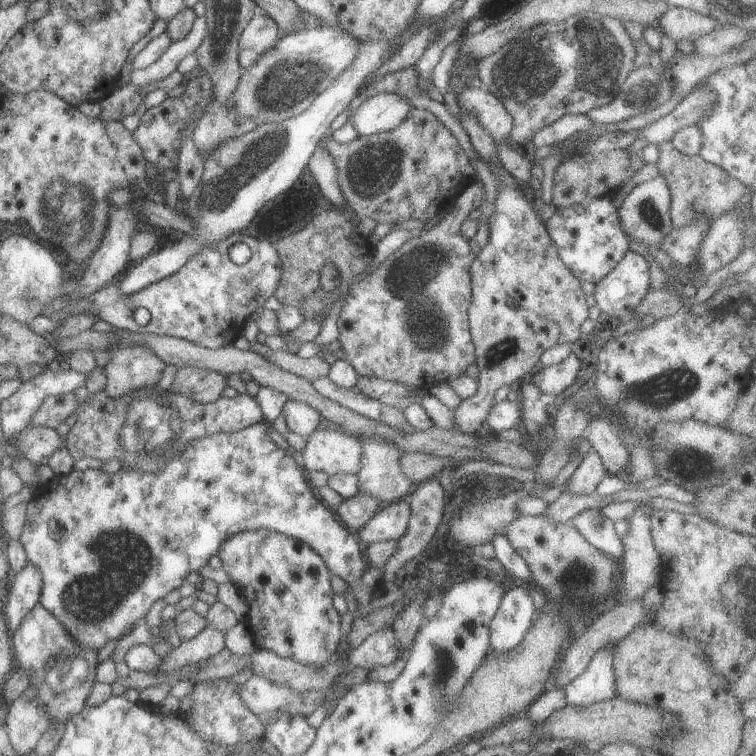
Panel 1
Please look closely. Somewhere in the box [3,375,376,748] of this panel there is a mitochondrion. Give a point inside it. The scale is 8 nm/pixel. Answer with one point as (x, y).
(86, 601)

